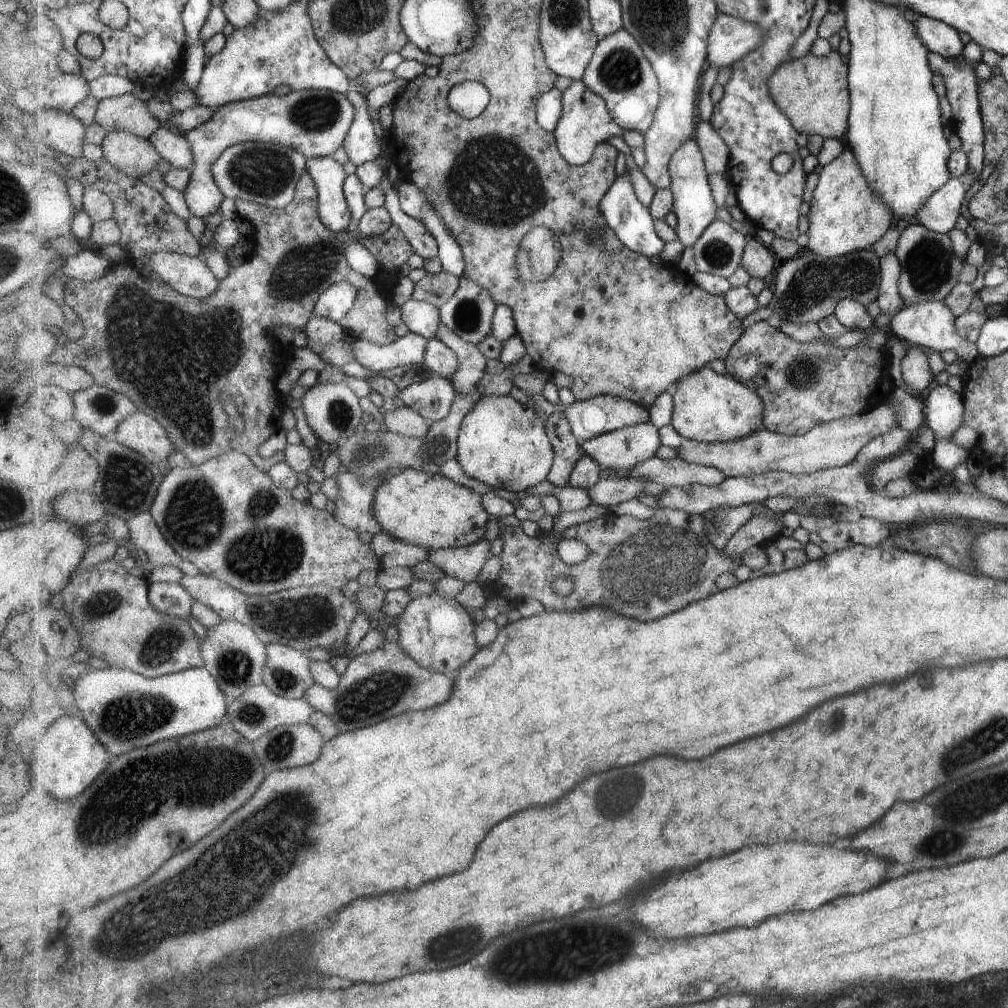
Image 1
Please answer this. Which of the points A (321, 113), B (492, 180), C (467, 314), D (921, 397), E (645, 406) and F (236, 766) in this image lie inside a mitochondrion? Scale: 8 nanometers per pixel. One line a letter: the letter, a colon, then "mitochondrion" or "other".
A: mitochondrion
B: mitochondrion
C: mitochondrion
D: other
E: other
F: mitochondrion

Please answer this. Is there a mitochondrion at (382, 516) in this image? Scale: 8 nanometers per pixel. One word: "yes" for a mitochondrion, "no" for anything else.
no

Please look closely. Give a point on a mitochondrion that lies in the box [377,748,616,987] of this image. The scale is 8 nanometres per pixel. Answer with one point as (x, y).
(446, 948)

